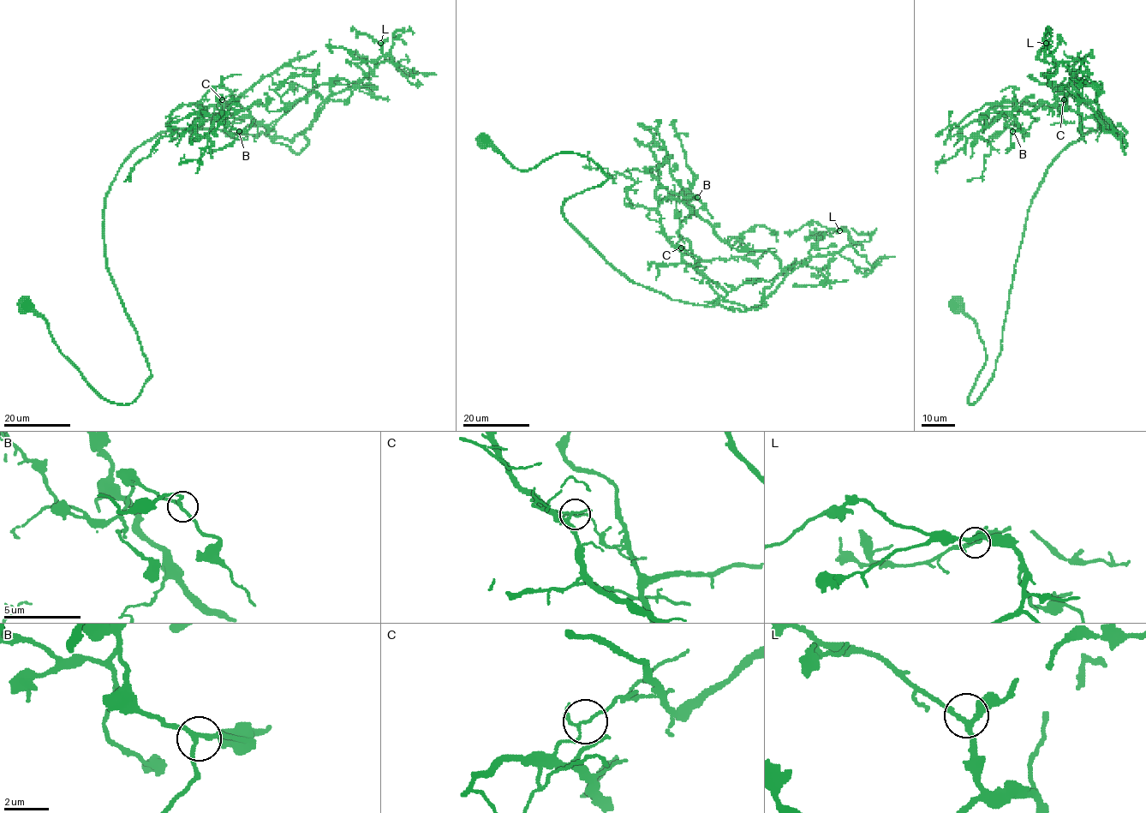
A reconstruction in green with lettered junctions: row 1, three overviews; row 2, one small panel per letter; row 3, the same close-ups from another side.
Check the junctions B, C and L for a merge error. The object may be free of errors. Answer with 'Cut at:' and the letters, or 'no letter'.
Cut at: C

